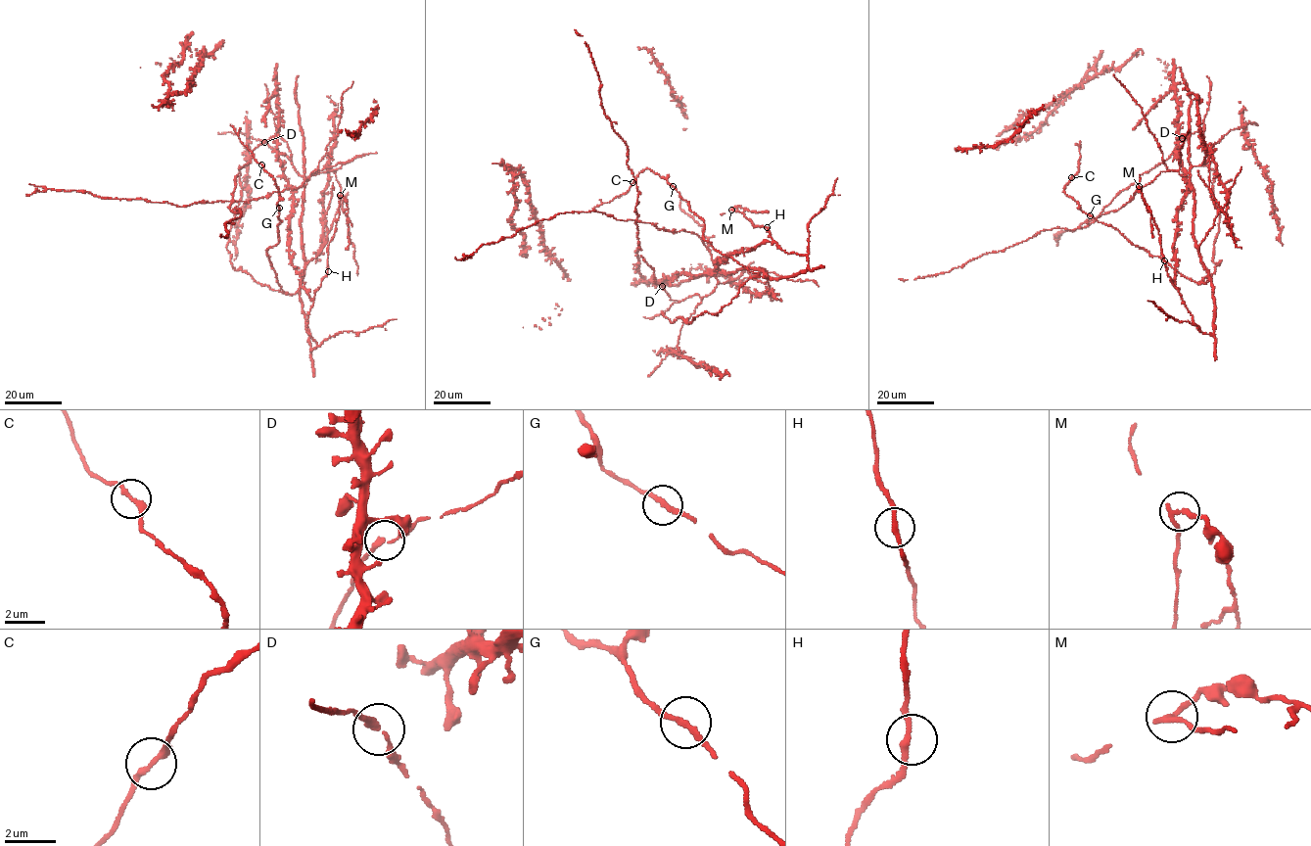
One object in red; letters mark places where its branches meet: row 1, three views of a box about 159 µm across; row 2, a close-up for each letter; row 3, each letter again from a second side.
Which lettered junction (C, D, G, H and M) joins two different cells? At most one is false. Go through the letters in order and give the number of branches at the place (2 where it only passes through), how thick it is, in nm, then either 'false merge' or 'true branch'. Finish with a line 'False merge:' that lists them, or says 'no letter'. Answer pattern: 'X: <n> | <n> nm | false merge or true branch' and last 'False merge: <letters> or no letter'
C: 2 | 240 nm | true branch
D: 2 | 220 nm | true branch
G: 2 | 240 nm | true branch
H: 2 | 220 nm | true branch
M: 2 | 240 nm | false merge
False merge: M

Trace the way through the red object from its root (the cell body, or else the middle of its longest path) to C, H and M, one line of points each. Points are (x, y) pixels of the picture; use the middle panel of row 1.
C: (779, 278), (763, 277), (715, 250), (710, 242), (704, 240), (703, 220), (666, 179), (645, 168), (633, 182)
H: (779, 278), (807, 269), (808, 258), (806, 255), (788, 254), (779, 249), (769, 237), (767, 227)
M: (779, 278), (807, 269), (806, 255), (785, 253), (769, 237), (768, 228), (753, 226), (744, 213), (731, 210)

